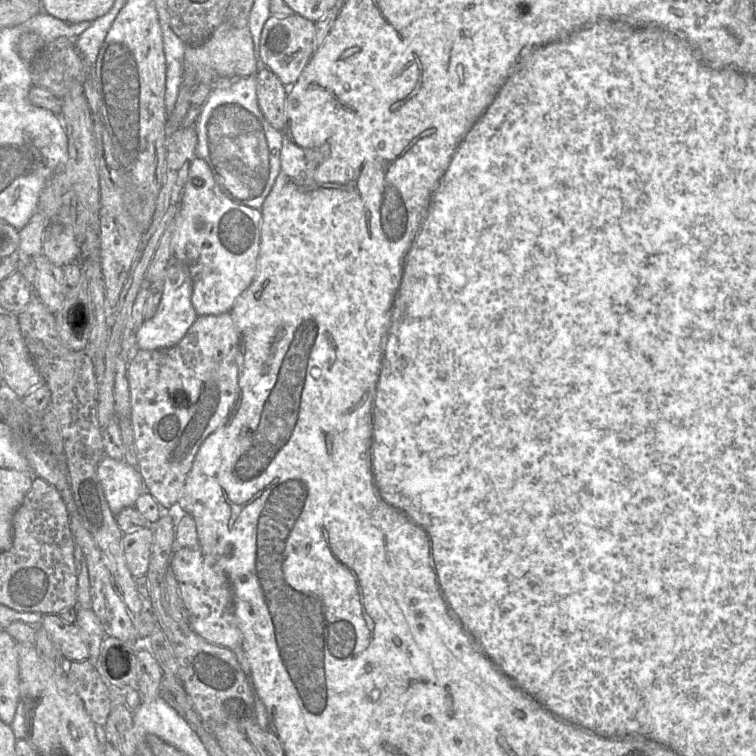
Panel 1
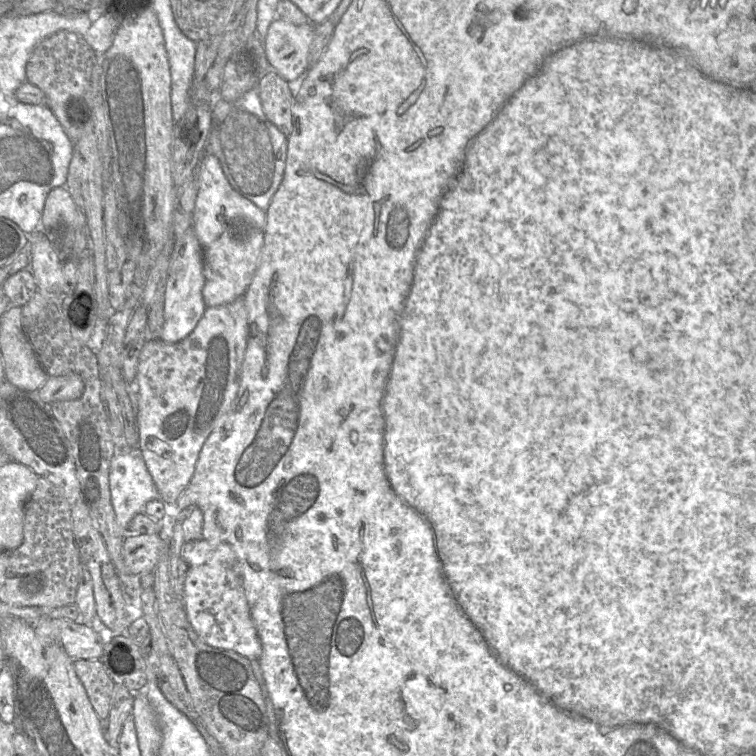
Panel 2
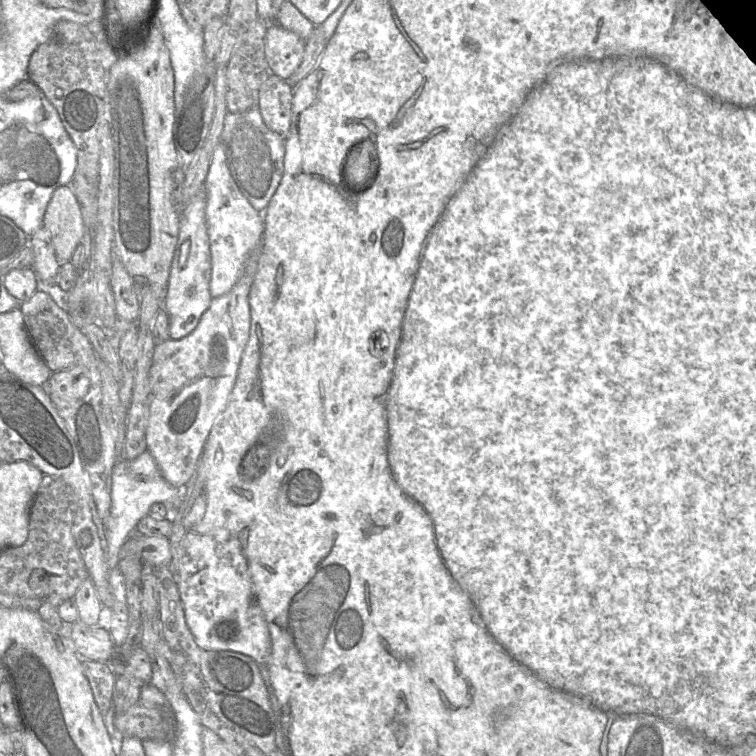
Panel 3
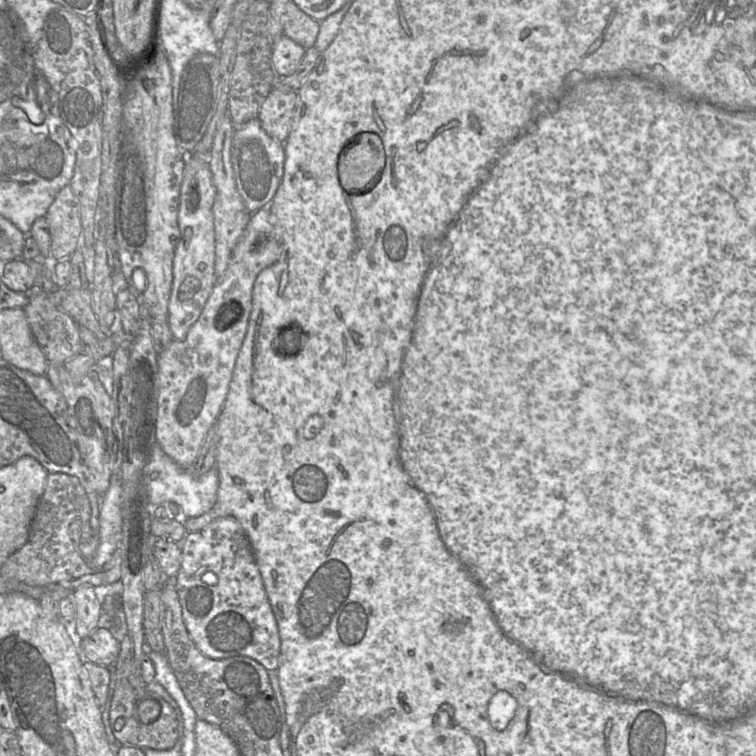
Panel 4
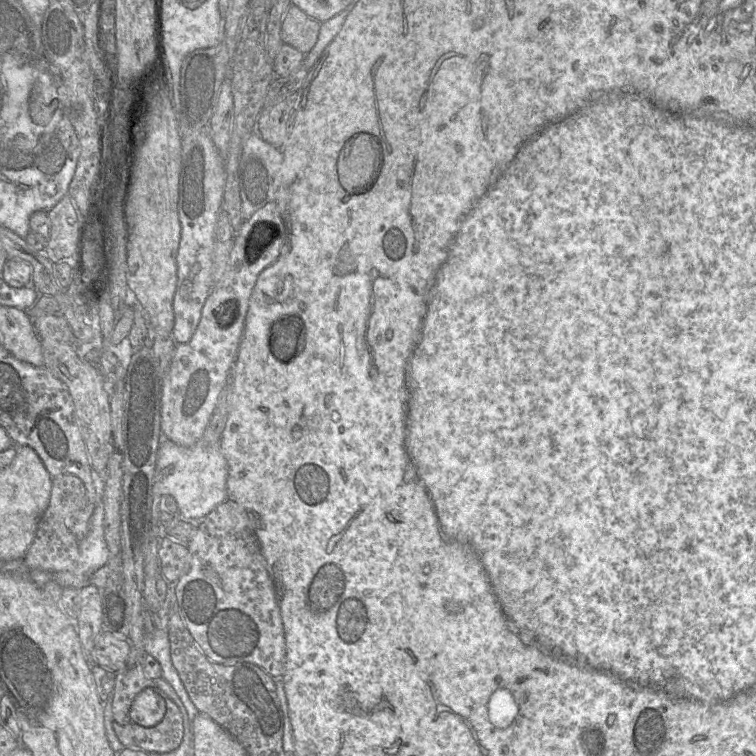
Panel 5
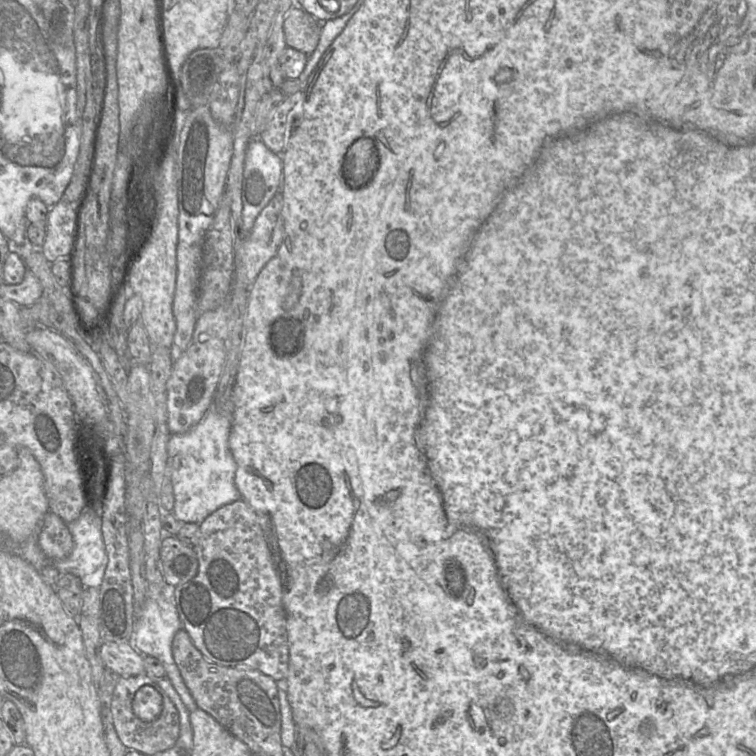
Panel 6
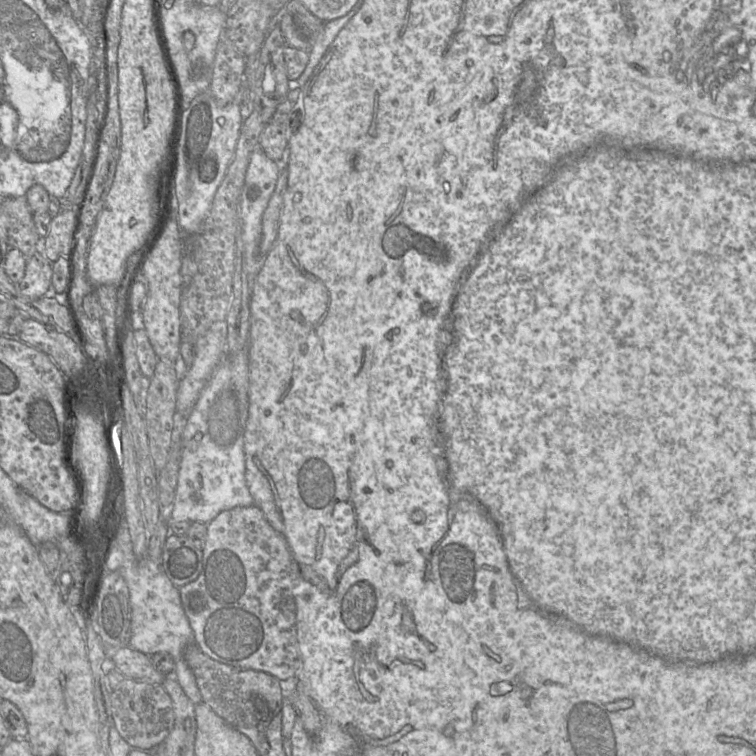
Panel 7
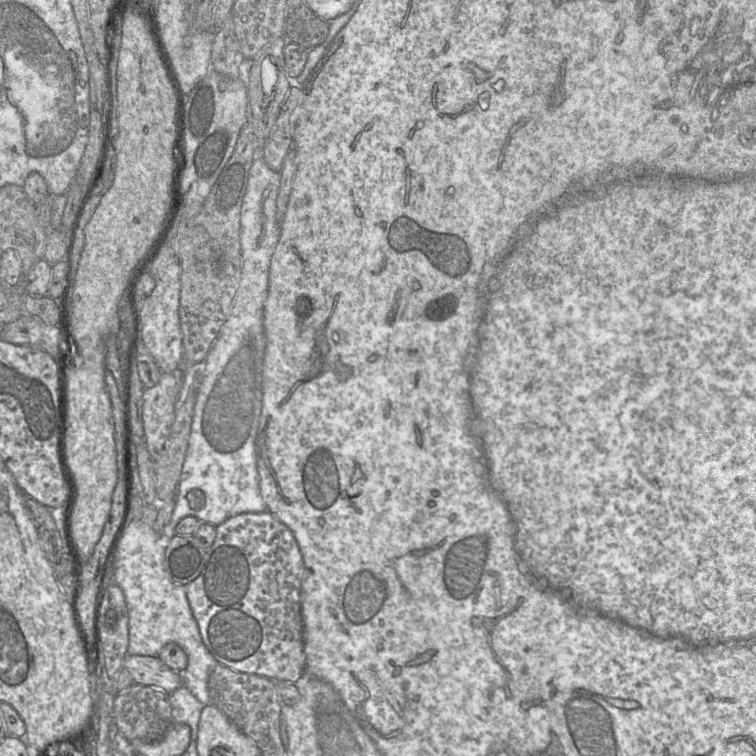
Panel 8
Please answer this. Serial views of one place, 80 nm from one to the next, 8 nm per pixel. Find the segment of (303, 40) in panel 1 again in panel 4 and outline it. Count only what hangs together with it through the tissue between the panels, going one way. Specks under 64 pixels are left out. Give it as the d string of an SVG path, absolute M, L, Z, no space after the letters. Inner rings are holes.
M282 35L272 41L272 64L278 77L291 75L299 66L305 54L301 45Z

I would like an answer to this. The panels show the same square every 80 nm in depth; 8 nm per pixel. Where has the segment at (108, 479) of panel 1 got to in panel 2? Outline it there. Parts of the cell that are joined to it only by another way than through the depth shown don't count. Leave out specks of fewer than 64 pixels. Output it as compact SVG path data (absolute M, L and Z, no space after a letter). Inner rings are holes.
M138 447L138 452L135 452L135 451L121 451L121 452L116 453L116 455L112 458L111 463L110 463L109 486L110 486L111 501L112 501L112 506L113 506L114 512L115 512L116 522L117 522L117 525L118 525L119 529L121 530L121 532L124 535L127 534L127 527L128 527L131 519L136 514L138 514L140 512L144 512L144 507L145 507L146 503L149 502L150 500L153 500L153 499L160 499L158 490L157 490L157 488L156 488L156 486L153 482L153 479L152 479L149 471L147 470L147 467L145 465L145 462L144 462L143 458L139 454L139 447Z

